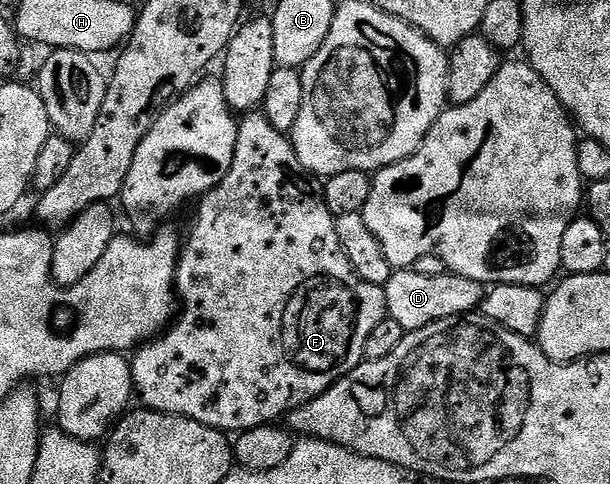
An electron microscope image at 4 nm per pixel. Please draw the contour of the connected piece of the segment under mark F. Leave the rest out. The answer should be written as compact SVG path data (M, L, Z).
M249 112L240 119L235 140L235 160L231 160L227 176L223 176L219 185L200 199L199 205L201 207L197 210L193 231L186 242L184 239L177 259L175 294L179 299L179 313L167 332L146 341L132 355L133 389L139 402L141 398L142 407L199 420L199 424L207 424L216 430L240 432L267 426L284 419L303 404L315 400L334 382L361 365L365 356L367 335L375 329L375 324L379 324L379 320L387 316L385 287L367 284L367 280L363 280L357 275L355 268L351 268L351 260L347 260L347 252L343 252L343 244L339 244L339 236L335 232L337 220L325 203L322 179L314 176L307 168L303 168L303 164L299 164L299 156L292 141L275 128L271 128L264 113Z

